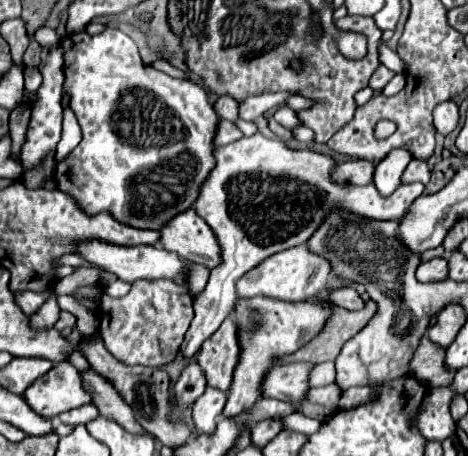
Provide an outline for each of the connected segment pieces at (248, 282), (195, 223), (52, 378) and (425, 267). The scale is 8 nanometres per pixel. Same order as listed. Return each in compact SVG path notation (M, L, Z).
M302 244L266 258L262 264L258 264L254 270L242 276L236 288L240 298L252 298L262 294L262 296L274 296L280 300L308 300L310 296L316 296L322 288L326 288L330 274L332 274L330 262L324 256L310 252L308 246Z
M194 208L174 216L166 228L160 232L162 240L158 242L164 250L182 256L188 262L202 264L206 268L216 268L220 258L220 244L212 228L196 214Z
M56 364L42 380L36 380L26 392L26 400L34 412L42 416L58 416L60 412L92 402L92 394L84 390L80 372L72 364Z
M434 258L430 262L424 262L416 270L416 278L420 282L438 282L448 278L448 262L446 258Z

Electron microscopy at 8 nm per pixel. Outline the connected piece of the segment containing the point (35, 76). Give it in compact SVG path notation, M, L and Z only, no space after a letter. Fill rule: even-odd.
M26 67L24 69L24 89L29 92L38 90L42 84L42 75L37 68Z

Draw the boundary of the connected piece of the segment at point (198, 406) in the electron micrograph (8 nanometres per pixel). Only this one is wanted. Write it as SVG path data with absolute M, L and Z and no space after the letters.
M206 386L206 392L194 402L194 426L198 432L212 432L218 422L222 408L226 404L226 394L214 386Z

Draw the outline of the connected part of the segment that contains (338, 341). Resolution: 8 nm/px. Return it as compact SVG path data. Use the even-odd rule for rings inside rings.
M374 300L366 302L366 308L362 312L350 312L344 308L334 308L334 316L330 318L330 324L310 342L306 348L294 352L294 356L286 356L282 364L290 360L310 360L312 364L320 364L326 360L336 360L340 354L344 342L348 342L352 336L356 336L376 314L378 304Z

